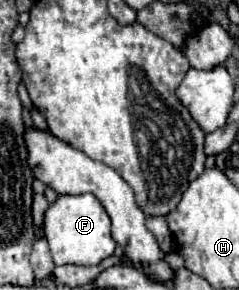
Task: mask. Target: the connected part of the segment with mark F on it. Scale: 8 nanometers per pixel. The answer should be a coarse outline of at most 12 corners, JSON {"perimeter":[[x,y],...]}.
{"perimeter":[[59,195],[45,211],[55,265],[99,265],[115,251],[93,195]]}

